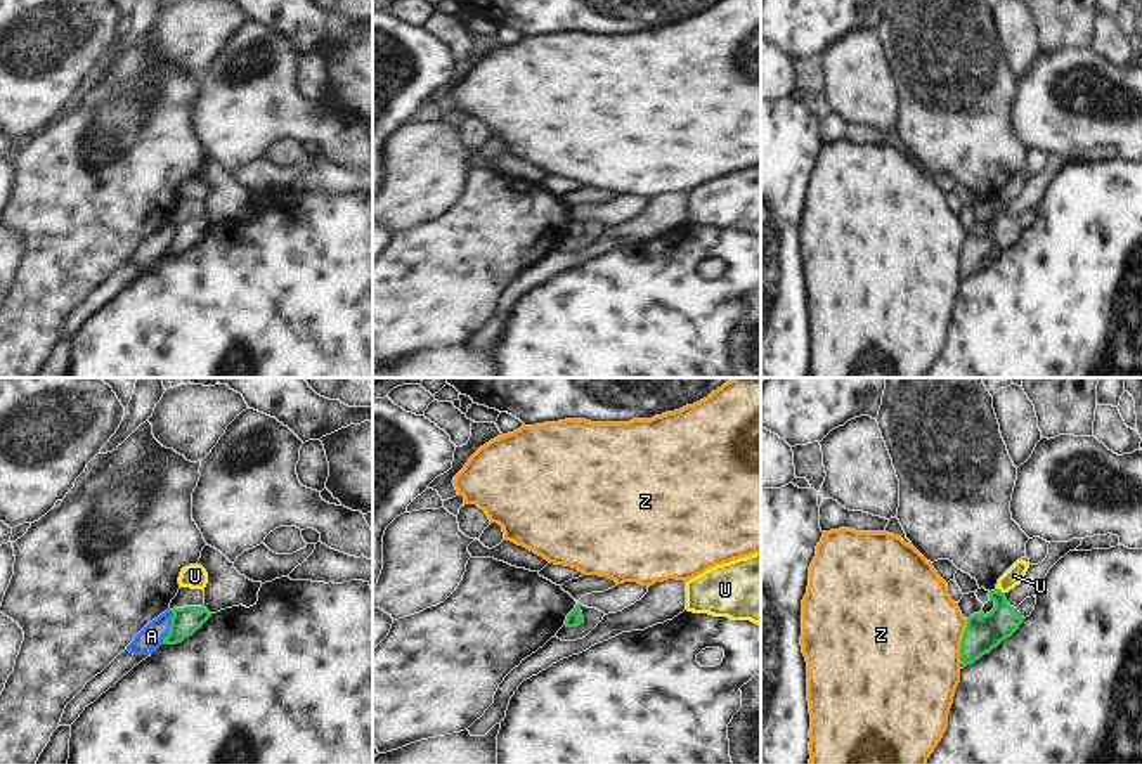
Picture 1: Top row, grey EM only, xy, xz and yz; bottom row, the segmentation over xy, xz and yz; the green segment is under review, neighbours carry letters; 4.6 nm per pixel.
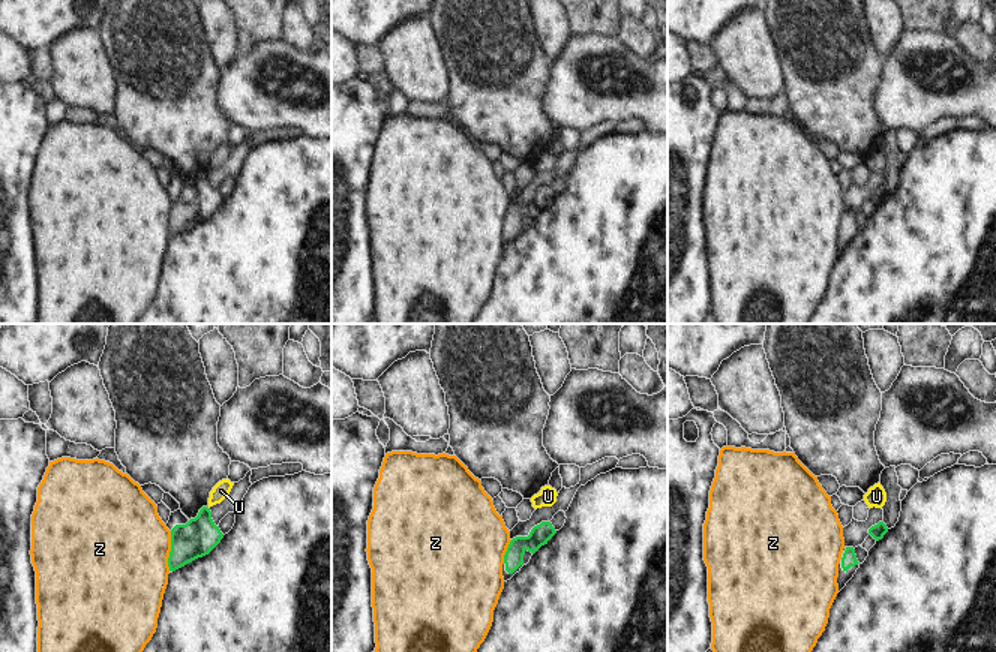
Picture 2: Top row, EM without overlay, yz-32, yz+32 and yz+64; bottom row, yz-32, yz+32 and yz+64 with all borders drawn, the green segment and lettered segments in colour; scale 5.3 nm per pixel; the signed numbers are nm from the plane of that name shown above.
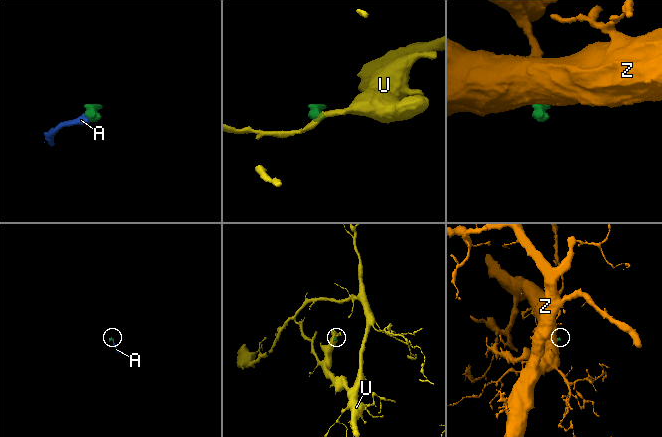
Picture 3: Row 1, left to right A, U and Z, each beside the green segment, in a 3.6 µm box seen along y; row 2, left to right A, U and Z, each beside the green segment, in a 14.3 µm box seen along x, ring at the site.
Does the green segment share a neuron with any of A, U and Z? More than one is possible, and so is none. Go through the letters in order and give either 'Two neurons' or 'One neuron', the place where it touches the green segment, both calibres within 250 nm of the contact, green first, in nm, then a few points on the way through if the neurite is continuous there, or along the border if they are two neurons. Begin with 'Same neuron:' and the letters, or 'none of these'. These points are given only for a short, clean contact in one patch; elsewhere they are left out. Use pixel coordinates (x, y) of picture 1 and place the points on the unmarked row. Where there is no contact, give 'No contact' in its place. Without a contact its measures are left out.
Same neuron: A
A: One neuron. Touches green at xy (170, 239). Thickness 130 nm (green) against 110 nm. Path across: xy (186, 233), (170, 239), (151, 248)
U: Two neurons. Touches green at yz (999, 201). Thickness 170 nm (green) against 90 nm. Boundary: yz (997, 200), (1004, 205)
Z: Two neurons. Touches green at yz (962, 252). Thickness 170 nm (green) against 480 nm. Boundary: yz (967, 231), (959, 257), (959, 272).

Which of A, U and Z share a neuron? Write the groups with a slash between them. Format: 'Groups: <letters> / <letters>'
Groups: A / U / Z

